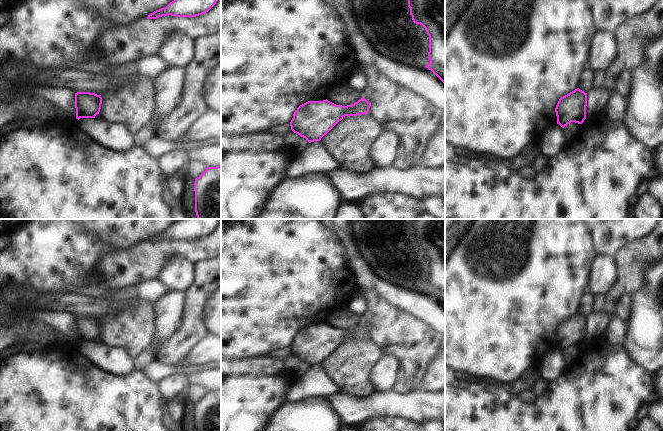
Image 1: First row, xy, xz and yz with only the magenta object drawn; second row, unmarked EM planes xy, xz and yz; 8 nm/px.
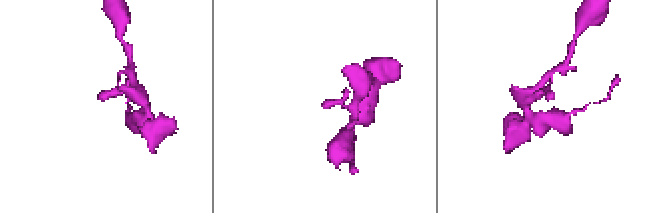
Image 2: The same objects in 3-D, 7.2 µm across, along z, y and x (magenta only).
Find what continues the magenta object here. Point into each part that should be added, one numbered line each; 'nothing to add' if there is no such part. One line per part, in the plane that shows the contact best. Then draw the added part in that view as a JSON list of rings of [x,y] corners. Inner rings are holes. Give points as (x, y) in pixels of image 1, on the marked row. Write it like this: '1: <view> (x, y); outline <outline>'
nothing to add

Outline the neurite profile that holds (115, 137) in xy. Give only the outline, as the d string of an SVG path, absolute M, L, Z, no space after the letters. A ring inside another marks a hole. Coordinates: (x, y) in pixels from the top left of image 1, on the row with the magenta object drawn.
M80 118L78 127L86 137L116 153L129 150L136 145L135 135L121 124L112 124L96 118Z

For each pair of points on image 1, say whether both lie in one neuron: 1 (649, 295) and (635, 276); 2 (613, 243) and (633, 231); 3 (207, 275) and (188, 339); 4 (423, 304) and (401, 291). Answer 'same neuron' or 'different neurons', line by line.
1: different neurons
2: same neuron
3: same neuron
4: same neuron

